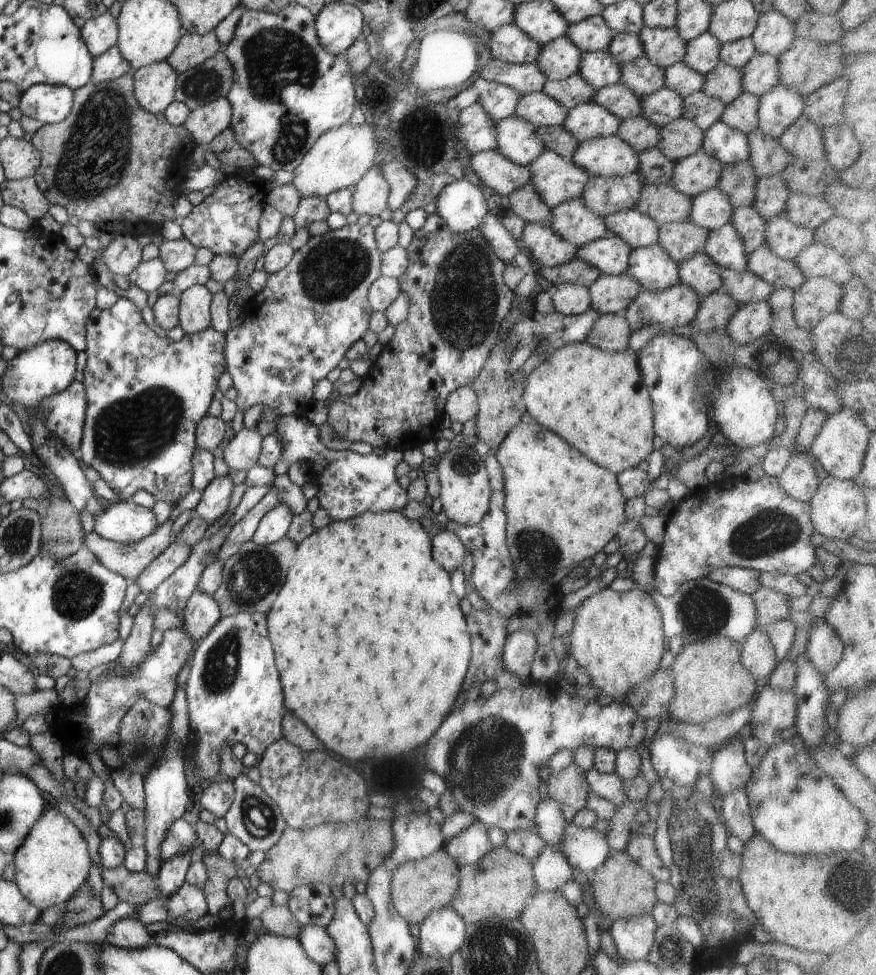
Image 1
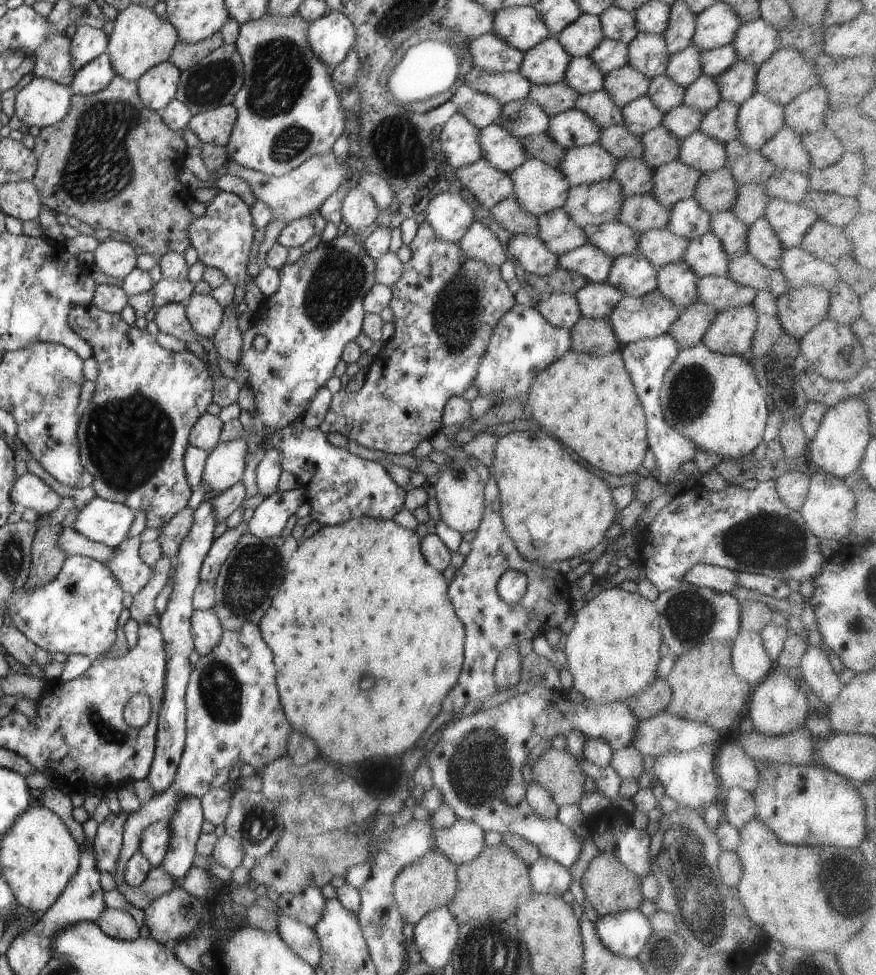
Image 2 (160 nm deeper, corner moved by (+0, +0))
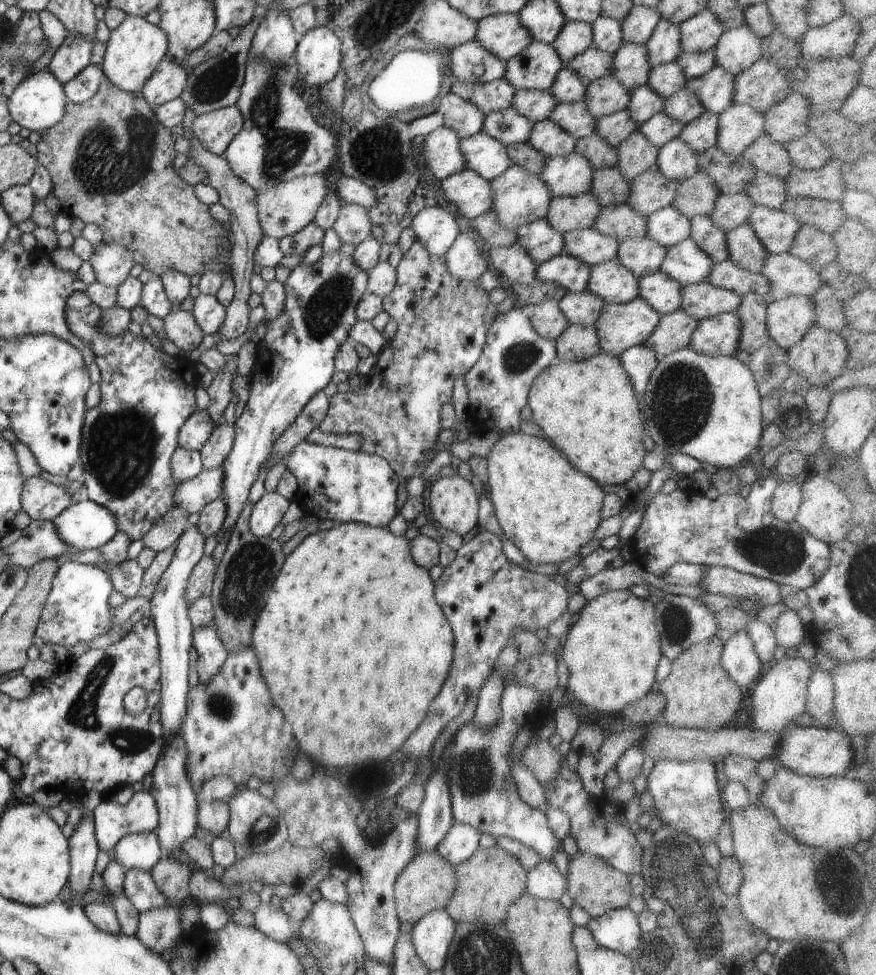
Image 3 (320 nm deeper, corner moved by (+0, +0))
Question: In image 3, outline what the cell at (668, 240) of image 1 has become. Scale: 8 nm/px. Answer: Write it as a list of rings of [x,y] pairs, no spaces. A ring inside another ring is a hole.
[[[650,237],[628,238],[619,242],[618,260],[624,268],[635,273],[638,279],[659,270],[667,248]]]

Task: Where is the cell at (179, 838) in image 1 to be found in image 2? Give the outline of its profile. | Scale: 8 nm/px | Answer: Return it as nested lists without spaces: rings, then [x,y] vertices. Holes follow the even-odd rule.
[[[167,821],[152,823],[140,835],[138,850],[150,861],[151,867],[161,866],[169,845],[169,824]]]

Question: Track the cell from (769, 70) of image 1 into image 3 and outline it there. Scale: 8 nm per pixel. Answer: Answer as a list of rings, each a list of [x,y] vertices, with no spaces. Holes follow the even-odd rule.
[[[714,66],[702,76],[688,79],[683,88],[696,95],[704,111],[720,115],[733,103],[734,87],[735,77]]]

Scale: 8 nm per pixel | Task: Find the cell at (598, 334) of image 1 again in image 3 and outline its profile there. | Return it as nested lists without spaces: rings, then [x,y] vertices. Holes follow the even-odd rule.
[[[568,325],[555,342],[558,360],[592,359],[601,351],[600,336],[594,325]]]

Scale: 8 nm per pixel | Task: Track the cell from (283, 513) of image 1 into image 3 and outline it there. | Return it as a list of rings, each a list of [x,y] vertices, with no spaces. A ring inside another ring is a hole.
[[[275,491],[266,493],[252,508],[250,532],[257,538],[270,537],[273,530],[281,524],[291,502]]]

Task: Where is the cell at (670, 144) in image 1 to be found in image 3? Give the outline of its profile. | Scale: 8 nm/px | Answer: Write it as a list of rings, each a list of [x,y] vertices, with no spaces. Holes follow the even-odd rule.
[[[636,130],[615,147],[618,159],[616,168],[623,177],[632,180],[656,165],[659,148]]]

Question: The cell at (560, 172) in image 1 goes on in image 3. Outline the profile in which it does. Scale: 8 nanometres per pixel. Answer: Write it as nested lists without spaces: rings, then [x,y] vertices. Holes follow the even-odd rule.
[[[510,165],[499,177],[493,178],[490,184],[491,210],[495,212],[498,224],[511,231],[544,219],[548,212],[549,202],[554,197],[547,184],[538,175],[533,175],[516,165]]]

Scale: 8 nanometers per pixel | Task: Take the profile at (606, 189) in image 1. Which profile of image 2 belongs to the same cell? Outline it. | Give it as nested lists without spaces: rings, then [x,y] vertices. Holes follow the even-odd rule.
[[[610,178],[599,183],[570,187],[567,201],[562,207],[572,219],[572,222],[583,229],[592,224],[598,226],[602,223],[616,221],[624,199],[620,183]]]

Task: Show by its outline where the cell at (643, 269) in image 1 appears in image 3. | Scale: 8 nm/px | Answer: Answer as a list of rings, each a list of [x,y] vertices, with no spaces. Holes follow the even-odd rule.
[[[616,258],[591,268],[586,291],[598,295],[605,303],[629,303],[639,296],[639,280]]]

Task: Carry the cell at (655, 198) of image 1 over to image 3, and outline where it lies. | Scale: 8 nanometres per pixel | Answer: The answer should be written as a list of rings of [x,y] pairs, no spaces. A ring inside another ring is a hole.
[[[626,203],[602,207],[592,228],[600,234],[624,240],[626,237],[638,239],[647,236],[647,218],[632,210]]]

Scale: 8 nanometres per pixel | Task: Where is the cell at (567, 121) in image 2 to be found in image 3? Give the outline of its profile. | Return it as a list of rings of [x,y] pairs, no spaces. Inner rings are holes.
[[[550,119],[533,124],[528,144],[545,155],[546,160],[574,152],[577,140]]]

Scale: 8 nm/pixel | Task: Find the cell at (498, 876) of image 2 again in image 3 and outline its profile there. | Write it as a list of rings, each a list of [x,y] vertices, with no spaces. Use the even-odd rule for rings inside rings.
[[[498,847],[479,848],[468,860],[454,866],[457,885],[445,911],[457,923],[505,922],[508,907],[519,899],[527,885],[527,872],[520,861]]]

